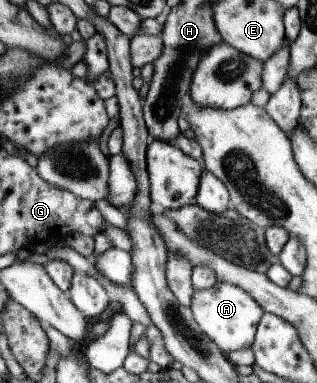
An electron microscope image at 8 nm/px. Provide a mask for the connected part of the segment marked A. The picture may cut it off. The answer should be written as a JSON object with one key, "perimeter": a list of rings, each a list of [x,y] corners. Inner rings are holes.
{"perimeter":[[[217,281],[213,287],[203,291],[195,289],[190,308],[201,329],[225,354],[252,347],[258,334],[259,324],[266,314],[262,304],[246,288],[239,287],[237,283],[223,283],[223,281]]]}

